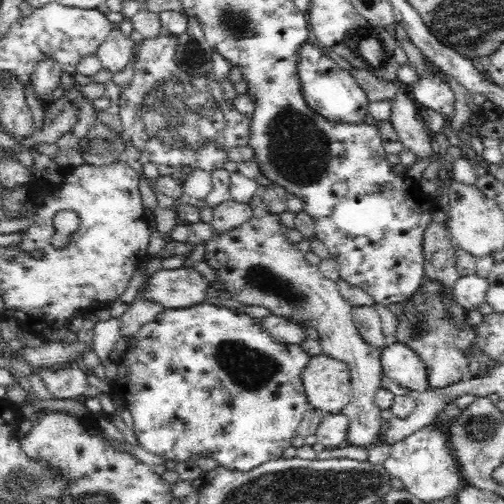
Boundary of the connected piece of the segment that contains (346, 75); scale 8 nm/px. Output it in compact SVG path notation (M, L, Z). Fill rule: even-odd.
M313 40L306 41L298 50L296 76L300 77L300 90L309 108L332 123L362 124L368 105L365 90L356 82L350 71L342 69Z

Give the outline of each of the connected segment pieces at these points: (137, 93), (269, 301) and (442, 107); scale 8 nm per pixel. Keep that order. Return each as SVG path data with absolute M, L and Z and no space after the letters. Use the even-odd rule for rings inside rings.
M168 35L168 36L156 36L150 39L144 39L144 42L139 48L137 62L135 64L135 73L133 75L132 80L129 84L121 90L120 95L120 113L119 117L122 120L122 125L124 126L124 131L128 134L131 144L139 154L139 158L148 160L151 163L155 163L156 165L163 164L166 166L174 167L174 169L180 169L184 166L189 166L194 168L200 168L202 170L218 170L220 168L224 168L224 162L228 160L228 152L237 146L246 146L248 144L248 140L250 140L250 127L252 124L252 116L242 116L238 110L236 110L236 104L234 104L234 100L236 100L236 90L234 89L234 84L232 84L227 78L221 82L216 81L214 79L214 74L212 71L212 76L195 76L190 75L187 71L184 71L182 68L179 68L179 65L176 62L175 54L176 47L178 46L178 36Z
M256 194L249 202L252 207L252 218L236 228L231 228L226 232L218 233L208 240L204 261L206 261L214 270L217 280L222 282L224 290L230 292L231 298L236 302L244 302L250 306L264 306L270 310L274 316L281 316L286 320L293 320L298 326L305 326L305 336L308 340L318 340L322 347L321 354L330 356L336 360L344 361L349 368L352 380L352 398L342 409L342 413L347 416L349 422L348 434L346 434L346 444L370 448L380 443L382 436L382 417L380 417L381 408L374 402L376 392L381 388L383 366L381 365L381 349L368 344L359 333L354 319L351 317L353 306L348 304L347 300L339 291L336 281L328 279L318 269L318 265L312 265L294 244L286 237L286 231L280 221L280 215L271 213L262 200L260 195Z
M424 74L411 88L418 104L428 106L442 114L445 119L454 115L456 98L448 83L440 77Z

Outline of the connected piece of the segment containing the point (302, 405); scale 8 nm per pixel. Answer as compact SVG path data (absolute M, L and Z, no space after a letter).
M209 303L194 304L186 308L164 309L156 320L144 324L128 341L128 350L117 362L117 379L112 382L113 394L123 399L125 408L131 412L134 420L133 429L140 448L144 448L150 454L156 454L165 460L173 460L175 463L198 454L216 460L220 466L248 472L264 462L276 460L282 456L282 451L292 444L292 438L297 435L299 422L304 413L311 408L308 397L305 394L302 383L302 371L310 356L300 347L300 344L284 344L278 340L272 340L267 332L259 324L259 319L252 318L249 314L239 309L232 309Z

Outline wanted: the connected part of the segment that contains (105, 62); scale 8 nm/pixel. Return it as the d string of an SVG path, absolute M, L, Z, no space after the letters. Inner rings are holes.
M126 26L121 29L113 28L95 52L102 68L108 72L122 72L130 62L133 44Z

